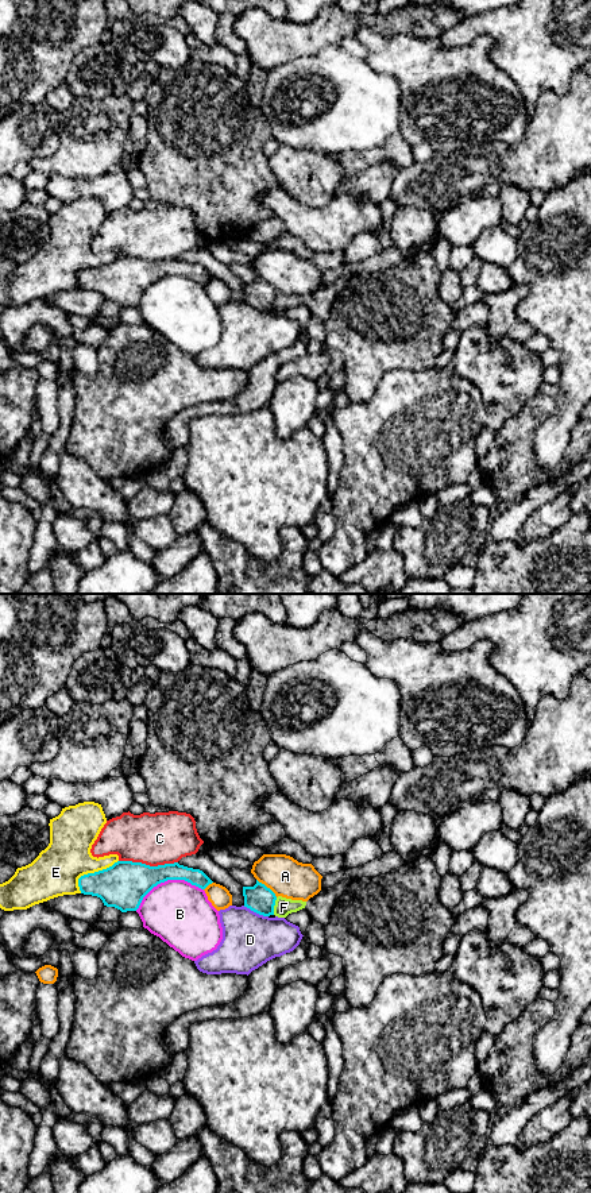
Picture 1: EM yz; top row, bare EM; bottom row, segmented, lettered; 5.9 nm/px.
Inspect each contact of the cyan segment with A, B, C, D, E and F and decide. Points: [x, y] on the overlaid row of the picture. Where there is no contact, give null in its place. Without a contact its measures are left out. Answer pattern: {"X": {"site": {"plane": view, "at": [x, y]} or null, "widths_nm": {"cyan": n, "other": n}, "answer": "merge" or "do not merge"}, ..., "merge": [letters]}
{"A": {"site": {"plane": "yz", "at": [266, 887]}, "widths_nm": {"cyan": 160, "other": 240}, "answer": "do not merge"}, "B": {"site": {"plane": "yz", "at": [166, 880]}, "widths_nm": {"cyan": 280, "other": 380}, "answer": "do not merge"}, "C": {"site": {"plane": "yz", "at": [149, 865]}, "widths_nm": {"cyan": 280, "other": 320}, "answer": "do not merge"}, "D": {"site": {"plane": "yz", "at": [255, 911]}, "widths_nm": {"cyan": 160, "other": 320}, "answer": "do not merge"}, "E": {"site": {"plane": "yz", "at": [91, 873]}, "widths_nm": {"cyan": 280, "other": 280}, "answer": "do not merge"}, "F": {"site": {"plane": "yz", "at": [273, 906]}, "widths_nm": {"cyan": 160, "other": 100}, "answer": "do not merge"}, "merge": []}

